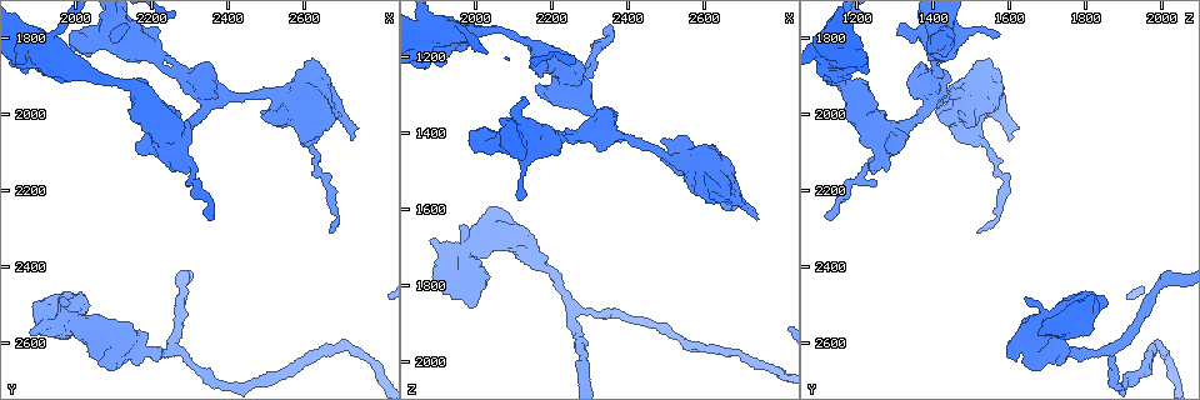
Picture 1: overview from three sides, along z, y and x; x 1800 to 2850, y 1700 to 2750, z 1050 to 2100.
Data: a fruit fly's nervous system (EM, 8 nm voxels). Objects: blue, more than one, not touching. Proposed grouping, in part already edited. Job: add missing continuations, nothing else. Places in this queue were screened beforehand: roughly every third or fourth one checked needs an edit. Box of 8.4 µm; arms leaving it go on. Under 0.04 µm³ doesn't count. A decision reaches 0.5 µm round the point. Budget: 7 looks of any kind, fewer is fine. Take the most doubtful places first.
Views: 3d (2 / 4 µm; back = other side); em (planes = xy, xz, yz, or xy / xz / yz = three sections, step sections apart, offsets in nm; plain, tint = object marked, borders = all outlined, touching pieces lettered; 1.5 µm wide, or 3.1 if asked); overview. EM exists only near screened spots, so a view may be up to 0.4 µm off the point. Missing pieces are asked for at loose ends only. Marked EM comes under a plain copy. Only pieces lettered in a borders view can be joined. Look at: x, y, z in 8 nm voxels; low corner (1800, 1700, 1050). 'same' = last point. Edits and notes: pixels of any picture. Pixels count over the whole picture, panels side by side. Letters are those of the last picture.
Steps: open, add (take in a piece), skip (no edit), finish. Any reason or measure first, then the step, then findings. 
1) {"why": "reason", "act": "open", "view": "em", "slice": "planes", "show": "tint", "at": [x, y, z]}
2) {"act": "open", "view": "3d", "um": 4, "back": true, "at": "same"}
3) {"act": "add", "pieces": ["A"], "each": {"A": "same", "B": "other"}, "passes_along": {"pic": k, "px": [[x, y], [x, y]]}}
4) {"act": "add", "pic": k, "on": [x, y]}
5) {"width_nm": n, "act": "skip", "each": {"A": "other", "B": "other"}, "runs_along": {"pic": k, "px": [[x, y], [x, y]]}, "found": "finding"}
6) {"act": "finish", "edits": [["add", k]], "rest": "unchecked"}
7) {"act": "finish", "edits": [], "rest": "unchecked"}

{"why": "free end", "act": "open", "view": "em", "slice": "planes", "show": "borders", "at": [2730, 2065, 1605]}

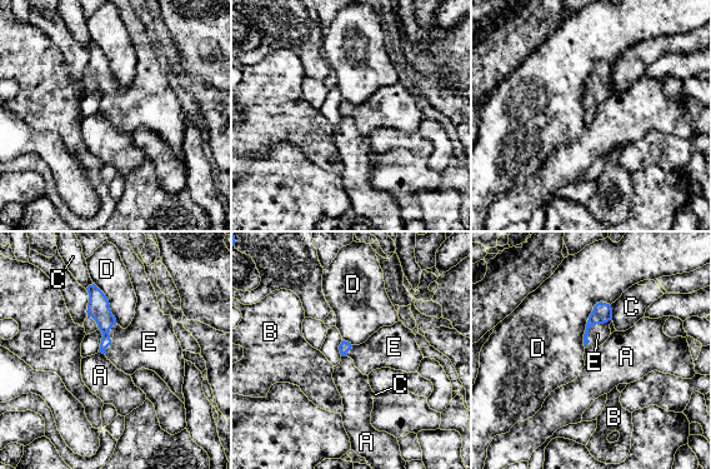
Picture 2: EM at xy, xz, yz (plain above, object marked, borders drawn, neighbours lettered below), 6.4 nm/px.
{"longest_contact_nm": ["D", 340], "act": "add", "pieces": ["E"], "each": {"A": "other", "B": "other", "C": "other", "D": "other", "E": "same"}, "found": "the cell continues"}

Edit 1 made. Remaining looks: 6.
{"why": "tapers out", "act": "open", "view": "em", "slice": "planes", "show": "borders", "at": [2350, 2280, 1110]}

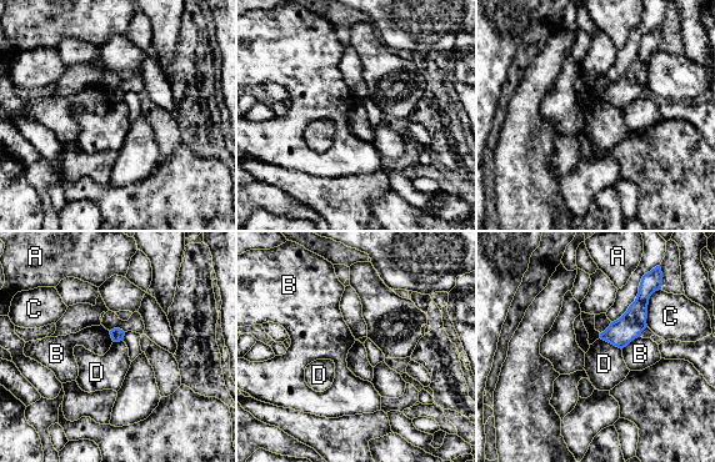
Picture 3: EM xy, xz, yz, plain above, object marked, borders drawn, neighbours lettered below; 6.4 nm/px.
{"width_nm": 80, "act": "skip", "each": {"A": "other", "B": "other", "C": "other", "D": "other"}, "border": {"pic": 3, "px": [[600, 337], [621, 350]]}, "found": "none of them fits"}

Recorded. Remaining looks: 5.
{"why": "an open end", "act": "open", "view": "3d", "um": 4, "at": [1885, 2570, 1685]}

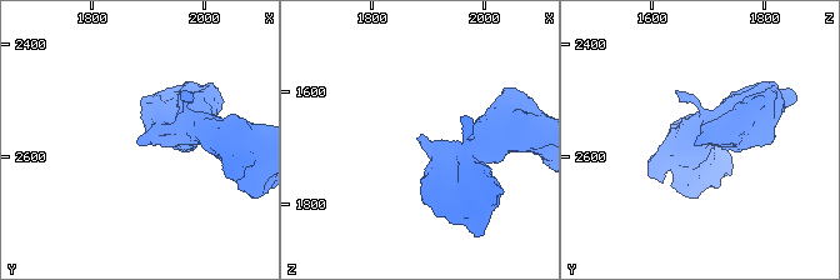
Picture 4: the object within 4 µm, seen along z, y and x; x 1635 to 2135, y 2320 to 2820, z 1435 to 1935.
{"act": "open", "view": "em", "slice": "yz", "step": 8, "show": "tint", "at": [1885, 2565, 1680]}

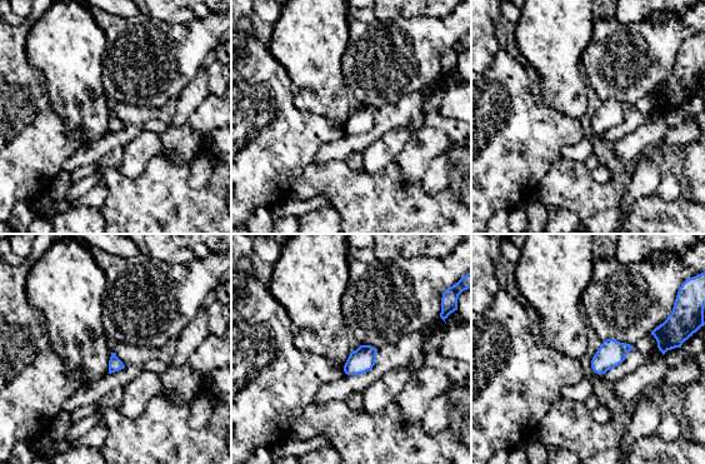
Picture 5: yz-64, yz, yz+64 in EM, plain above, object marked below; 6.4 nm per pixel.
{"act": "open", "view": "em", "slice": "planes", "show": "borders", "at": "same"}

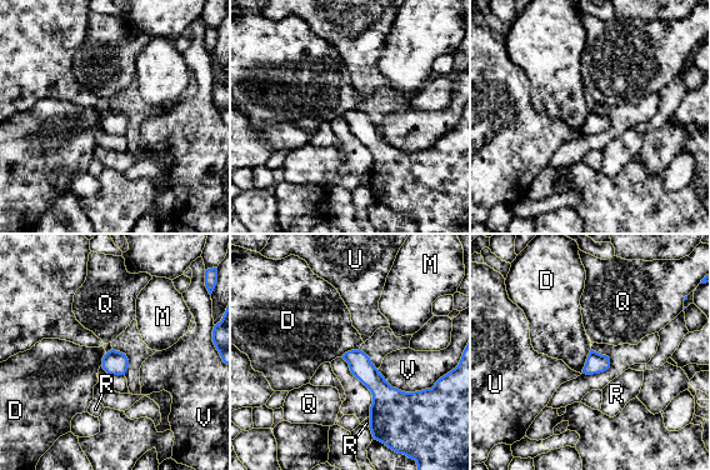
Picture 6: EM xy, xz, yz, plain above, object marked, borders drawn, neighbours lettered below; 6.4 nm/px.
{"act": "skip", "each": {"D": "other", "M": "other", "Q": "other", "R": "other", "U": "other", "V": "other"}, "border": {"pic": 6, "px": [[590, 349], [581, 373]]}, "found": "none of them fits"}

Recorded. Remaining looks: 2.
{"act": "finish", "edits": [["add", 2]], "rest": "unchecked"}

